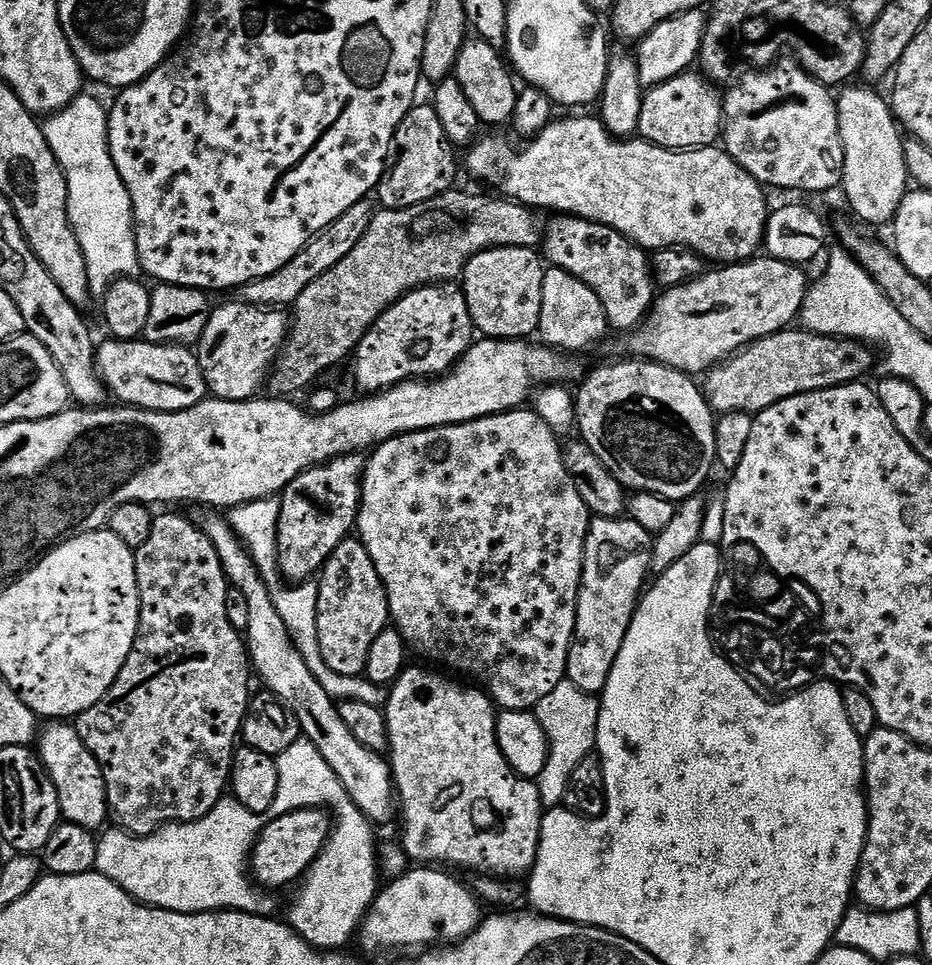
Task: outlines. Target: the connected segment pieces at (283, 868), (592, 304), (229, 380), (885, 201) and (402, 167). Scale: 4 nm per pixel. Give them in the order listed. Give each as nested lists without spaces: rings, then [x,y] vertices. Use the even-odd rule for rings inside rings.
[[[298,808],[285,811],[277,820],[269,819],[256,837],[250,857],[250,875],[264,890],[295,885],[312,867],[332,831],[333,819],[323,808]]]
[[[549,267],[542,282],[542,314],[540,315],[539,339],[549,348],[564,354],[580,352],[596,344],[610,332],[608,315],[594,290],[566,270]]]
[[[224,304],[213,307],[212,317],[198,341],[198,355],[202,374],[208,383],[209,393],[218,400],[250,400],[257,395],[256,392],[265,387],[266,381],[272,371],[272,365],[288,339],[290,320],[283,311],[275,308],[261,308],[258,304]]]
[[[848,86],[836,100],[836,114],[840,127],[840,145],[844,147],[844,175],[842,192],[848,195],[848,204],[868,224],[884,224],[895,220],[896,211],[904,193],[909,191],[910,181],[904,161],[904,142],[901,125],[892,114],[889,101],[868,88]]]
[[[417,103],[408,111],[406,118],[402,118],[396,131],[394,159],[378,189],[378,197],[384,203],[381,205],[385,209],[409,208],[453,191],[458,160],[452,157],[452,152],[453,145],[449,144],[446,130],[442,130],[442,122],[438,122],[438,114],[431,103]]]

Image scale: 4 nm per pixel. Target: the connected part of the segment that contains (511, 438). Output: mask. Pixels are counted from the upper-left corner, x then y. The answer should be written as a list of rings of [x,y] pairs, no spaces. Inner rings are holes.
[[[535,410],[524,411],[499,412],[496,416],[483,416],[465,424],[447,424],[444,428],[427,428],[421,432],[407,432],[401,436],[396,436],[392,440],[388,440],[385,444],[376,445],[375,448],[371,449],[364,466],[364,474],[360,482],[360,514],[356,518],[358,538],[366,546],[370,558],[382,578],[384,589],[388,595],[388,610],[391,623],[399,628],[400,636],[403,638],[405,645],[411,651],[413,648],[418,655],[425,656],[426,659],[433,660],[436,664],[441,664],[441,666],[436,665],[441,669],[449,668],[449,670],[444,669],[449,673],[461,672],[462,675],[469,676],[472,679],[469,681],[475,682],[492,697],[497,709],[510,712],[526,712],[535,709],[536,704],[542,702],[542,698],[546,698],[546,694],[550,694],[550,690],[554,690],[554,686],[561,684],[568,675],[568,651],[572,645],[572,635],[576,625],[576,603],[580,593],[580,579],[582,578],[582,566],[584,565],[584,540],[588,536],[588,526],[590,523],[590,513],[586,502],[582,502],[582,497],[578,494],[578,490],[574,490],[574,482],[570,478],[570,474],[566,474],[562,446],[560,442],[556,442],[558,440],[557,433],[552,432],[550,426],[546,422],[542,422],[542,418],[538,418]]]

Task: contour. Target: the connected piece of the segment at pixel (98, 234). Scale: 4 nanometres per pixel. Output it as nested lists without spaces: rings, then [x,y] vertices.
[[[81,94],[60,112],[47,117],[42,127],[68,183],[68,220],[86,258],[88,287],[93,293],[104,294],[116,280],[135,277],[141,271],[136,230],[132,228],[130,194],[108,149],[105,105],[100,105],[92,96]]]

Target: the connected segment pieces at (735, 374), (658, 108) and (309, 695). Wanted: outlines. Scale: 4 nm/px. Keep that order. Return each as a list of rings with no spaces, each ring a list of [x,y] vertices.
[[[807,330],[792,331],[776,332],[754,340],[708,369],[702,380],[702,391],[713,413],[755,414],[803,392],[863,381],[872,368],[873,349],[861,341],[819,336]]]
[[[685,74],[645,91],[639,135],[659,148],[710,148],[721,139],[724,110],[721,97],[700,76]]]
[[[208,514],[202,521],[202,527],[206,538],[218,550],[218,558],[224,567],[224,575],[228,583],[235,591],[246,598],[248,607],[248,626],[246,629],[246,651],[250,657],[251,667],[264,679],[264,684],[269,693],[283,702],[285,708],[294,714],[294,718],[300,724],[303,739],[309,740],[311,747],[322,758],[326,758],[328,768],[338,774],[346,794],[362,810],[362,814],[368,816],[372,822],[388,820],[394,812],[394,785],[392,783],[392,770],[389,761],[381,753],[366,750],[346,730],[346,722],[342,722],[337,701],[314,678],[310,666],[302,658],[297,650],[292,636],[288,633],[286,622],[278,614],[278,610],[272,604],[272,596],[264,585],[264,579],[260,571],[252,561],[252,555],[244,547],[244,541],[236,537],[236,532],[227,519],[220,514]]]

